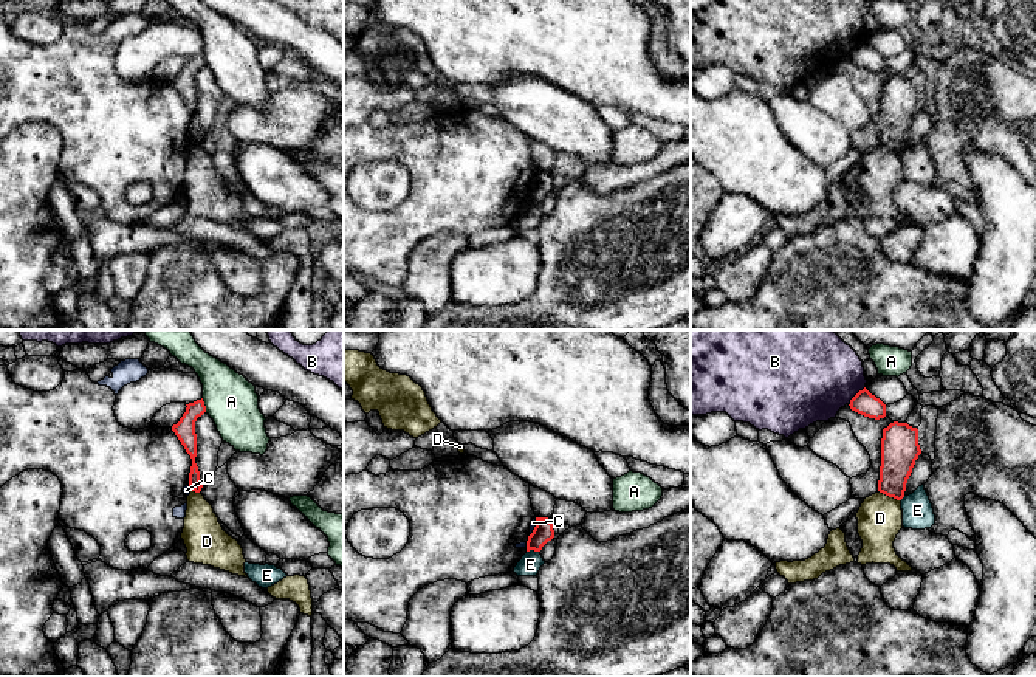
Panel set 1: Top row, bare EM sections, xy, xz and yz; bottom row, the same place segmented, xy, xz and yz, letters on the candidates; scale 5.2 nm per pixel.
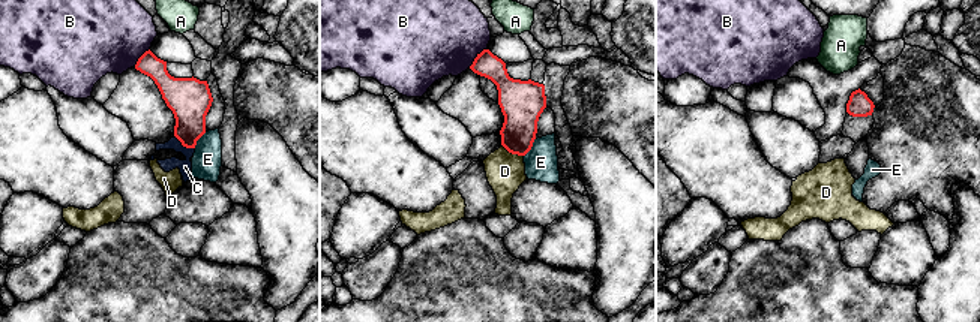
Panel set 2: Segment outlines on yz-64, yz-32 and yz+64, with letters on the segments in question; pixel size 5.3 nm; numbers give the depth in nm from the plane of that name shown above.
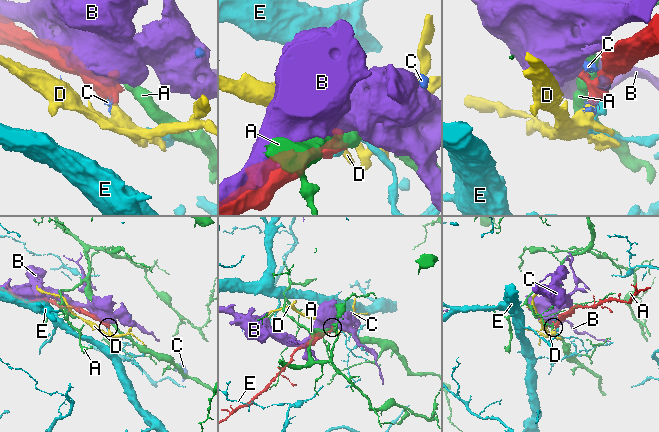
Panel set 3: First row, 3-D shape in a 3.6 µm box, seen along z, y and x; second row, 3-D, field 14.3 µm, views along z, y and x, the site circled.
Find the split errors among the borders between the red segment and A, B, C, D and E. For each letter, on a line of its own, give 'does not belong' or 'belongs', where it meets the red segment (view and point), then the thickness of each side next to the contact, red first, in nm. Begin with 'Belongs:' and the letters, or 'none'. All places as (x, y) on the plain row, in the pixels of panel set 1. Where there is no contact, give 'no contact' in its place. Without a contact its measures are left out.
Belongs: none
A: does not belong; meets red in xy at (203, 58); 110 nm thick on the red side, 280 nm on the other
B: does not belong; meets red in yz at (855, 48); 120 nm thick on the red side, 400 nm on the other
C: does not belong; meets red in xz at (535, 180); 100 nm thick on the red side, 30 nm on the other
D: does not belong; meets red in yz at (889, 149); 200 nm thick on the red side, 240 nm on the other
E: does not belong; meets red in xz at (533, 202); 100 nm thick on the red side, 120 nm on the other

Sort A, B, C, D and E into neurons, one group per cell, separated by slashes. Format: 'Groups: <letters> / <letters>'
Groups: A / B / C / D / E

